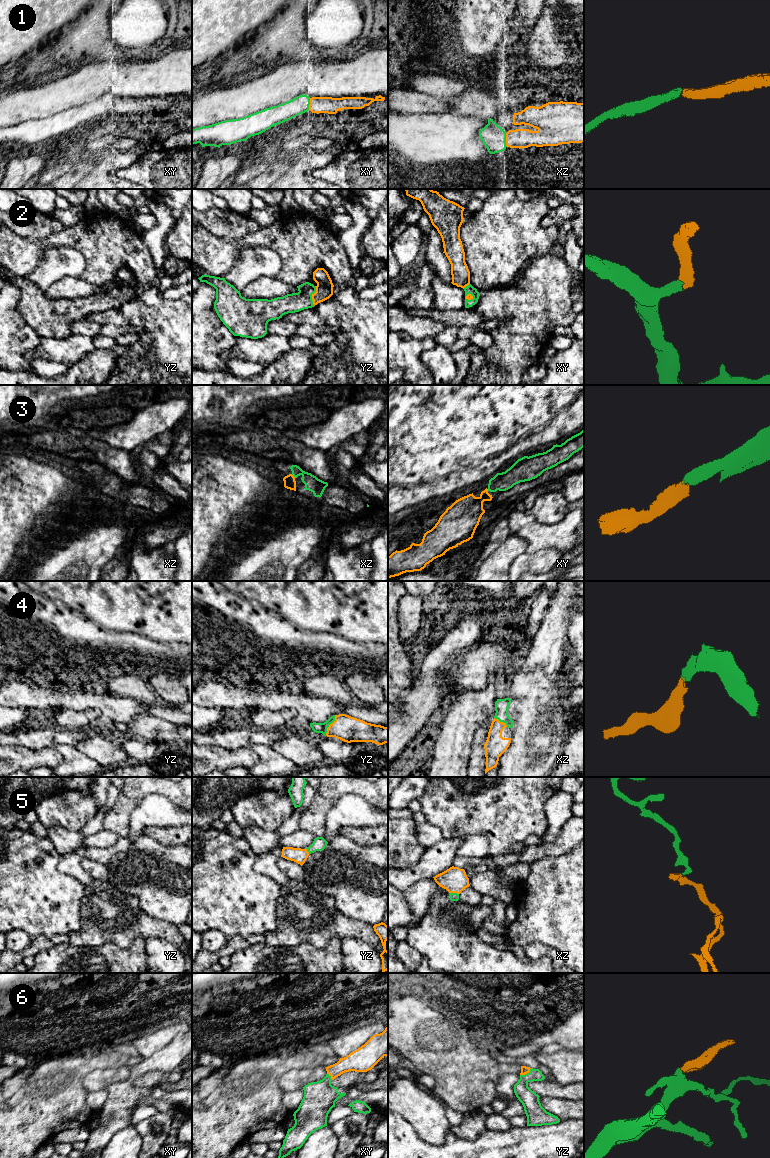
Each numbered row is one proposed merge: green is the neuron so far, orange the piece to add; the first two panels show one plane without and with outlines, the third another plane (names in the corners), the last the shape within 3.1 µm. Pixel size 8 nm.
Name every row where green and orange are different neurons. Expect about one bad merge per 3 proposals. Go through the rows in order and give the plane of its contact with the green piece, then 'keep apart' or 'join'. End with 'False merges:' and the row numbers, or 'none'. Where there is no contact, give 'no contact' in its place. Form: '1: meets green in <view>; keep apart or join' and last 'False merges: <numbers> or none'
1: meets green in xz; join
2: meets green in yz; join
3: meets green in xz; join
4: meets green in yz; join
5: meets green in xz; join
6: meets green in yz; join
False merges: none

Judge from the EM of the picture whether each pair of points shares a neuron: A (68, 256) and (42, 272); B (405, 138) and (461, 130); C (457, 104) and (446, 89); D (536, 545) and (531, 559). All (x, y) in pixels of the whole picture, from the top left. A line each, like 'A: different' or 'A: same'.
A: same
B: same
C: different
D: different

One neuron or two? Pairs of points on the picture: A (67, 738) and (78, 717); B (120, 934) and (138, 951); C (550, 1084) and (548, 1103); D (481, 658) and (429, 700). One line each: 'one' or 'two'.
A: two
B: two
C: two
D: two

